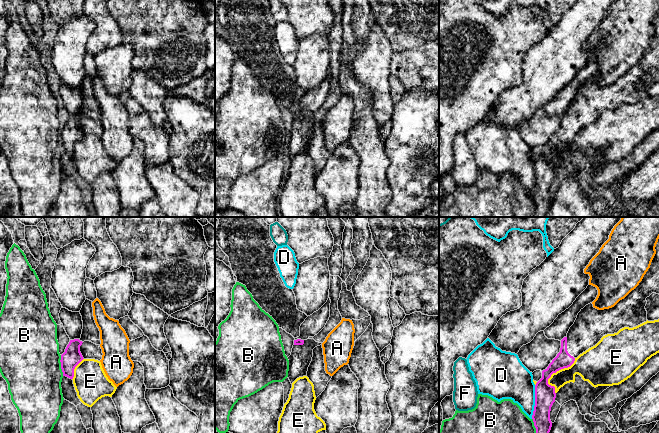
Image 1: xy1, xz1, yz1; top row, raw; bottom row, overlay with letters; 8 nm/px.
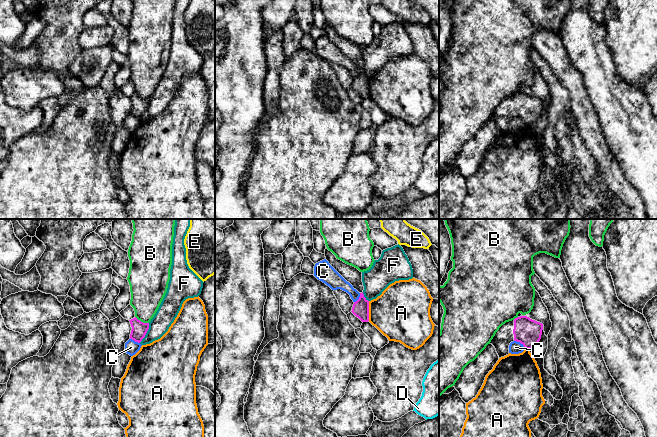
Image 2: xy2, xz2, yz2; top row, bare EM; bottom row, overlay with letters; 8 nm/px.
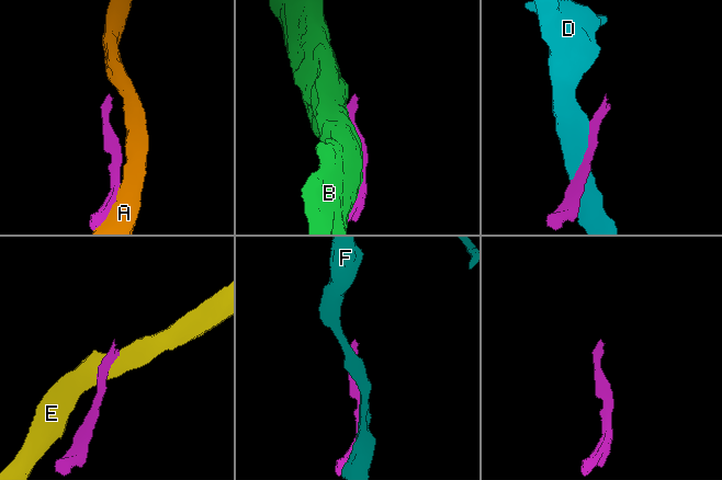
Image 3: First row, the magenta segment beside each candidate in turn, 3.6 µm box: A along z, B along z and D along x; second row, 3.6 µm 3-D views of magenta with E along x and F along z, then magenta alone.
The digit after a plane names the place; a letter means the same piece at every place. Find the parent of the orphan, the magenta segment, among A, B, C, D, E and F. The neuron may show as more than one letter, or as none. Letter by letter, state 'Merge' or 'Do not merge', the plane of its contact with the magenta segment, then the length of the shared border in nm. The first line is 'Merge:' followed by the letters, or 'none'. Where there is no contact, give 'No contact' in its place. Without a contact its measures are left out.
Merge: none
A: Do not merge. Touches magenta in xz2. Shared border 160 nm
B: Do not merge. Touches magenta in xy1. Shared border 170 nm
C: Do not merge. Touches magenta in yz2. Shared border 120 nm
D: Do not merge. Touches magenta in yz1. Shared border 280 nm
E: Do not merge. Touches magenta in yz1. Shared border 340 nm
F: Do not merge. Touches magenta in xy2. Shared border 180 nm

